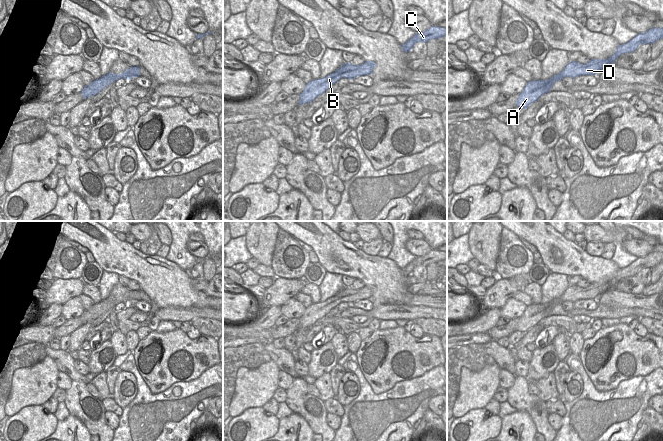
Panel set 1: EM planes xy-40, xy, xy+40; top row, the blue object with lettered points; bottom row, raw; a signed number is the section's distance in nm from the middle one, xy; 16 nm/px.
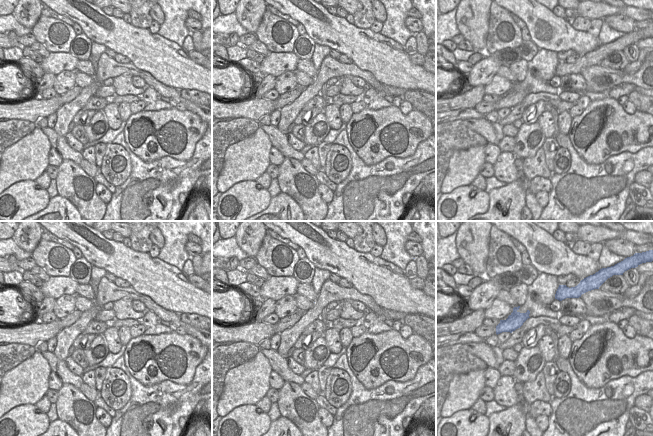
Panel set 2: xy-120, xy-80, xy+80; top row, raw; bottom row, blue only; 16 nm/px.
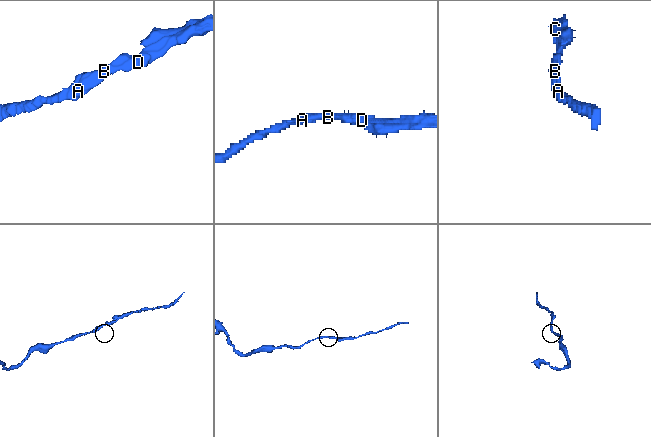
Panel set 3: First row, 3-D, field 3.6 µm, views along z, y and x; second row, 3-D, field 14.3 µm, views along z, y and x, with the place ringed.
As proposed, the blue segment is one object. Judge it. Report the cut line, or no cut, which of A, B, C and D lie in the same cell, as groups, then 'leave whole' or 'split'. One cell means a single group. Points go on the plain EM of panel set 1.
no cut | A B C D | leave whole

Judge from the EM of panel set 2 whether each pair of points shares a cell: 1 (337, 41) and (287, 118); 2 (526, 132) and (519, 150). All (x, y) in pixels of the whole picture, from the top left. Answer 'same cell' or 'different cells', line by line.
1: different cells
2: same cell

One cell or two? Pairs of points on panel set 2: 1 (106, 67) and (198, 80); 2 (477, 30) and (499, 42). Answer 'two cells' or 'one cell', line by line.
1: two cells
2: two cells

